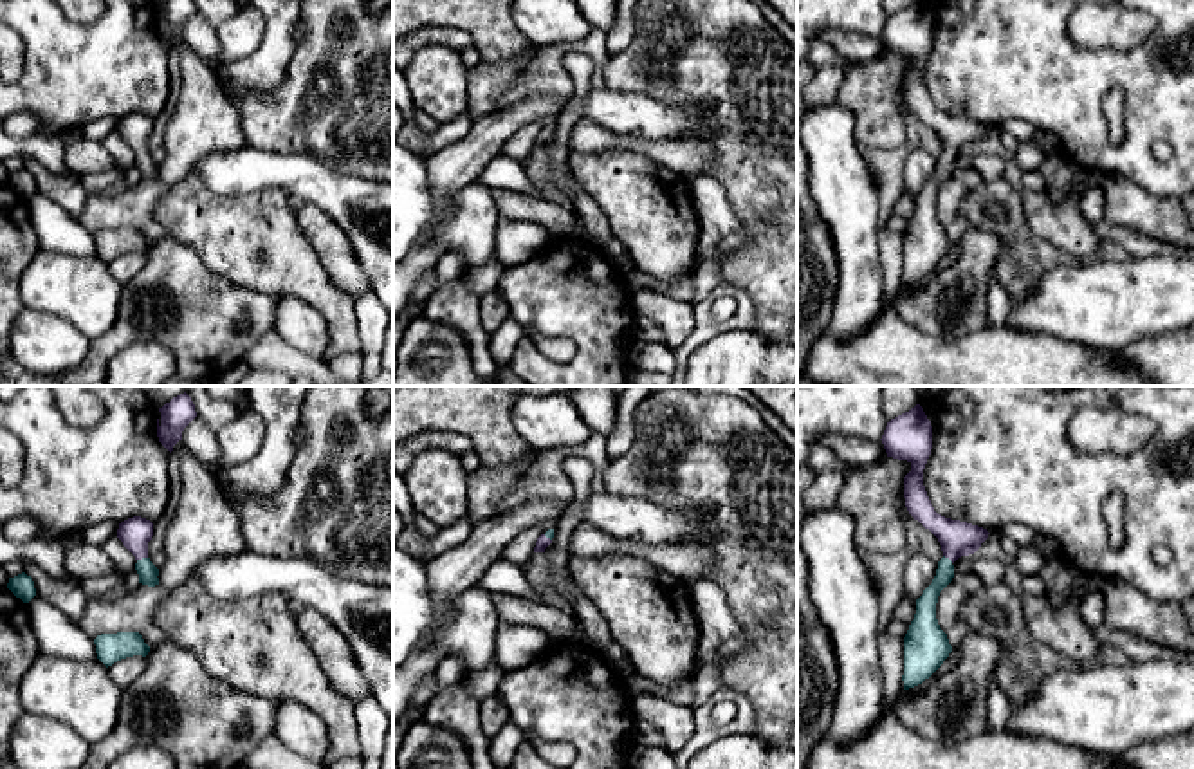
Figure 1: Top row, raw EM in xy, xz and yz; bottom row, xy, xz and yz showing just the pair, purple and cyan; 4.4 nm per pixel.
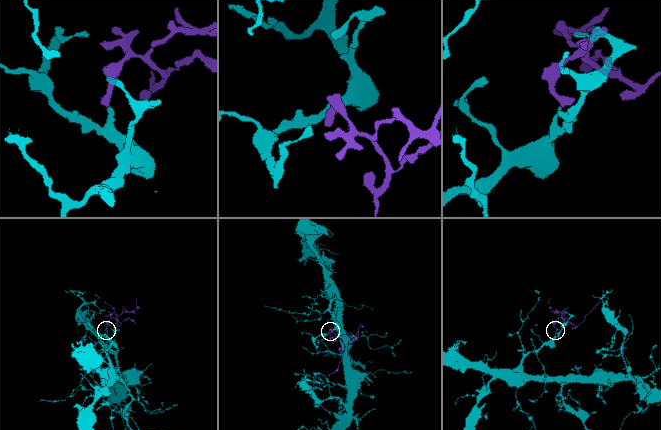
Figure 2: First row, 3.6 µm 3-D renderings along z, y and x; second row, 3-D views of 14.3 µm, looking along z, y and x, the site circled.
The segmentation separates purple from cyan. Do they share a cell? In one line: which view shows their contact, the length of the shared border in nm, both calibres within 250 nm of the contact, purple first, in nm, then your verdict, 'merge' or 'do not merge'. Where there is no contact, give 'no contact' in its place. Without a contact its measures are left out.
contact in xy; length 50 nm; calibres 140 and 90 nm; merge

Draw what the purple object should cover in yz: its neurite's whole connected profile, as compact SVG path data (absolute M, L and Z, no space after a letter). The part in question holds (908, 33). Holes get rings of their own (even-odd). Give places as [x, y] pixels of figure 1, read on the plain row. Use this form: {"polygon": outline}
{"polygon": "M920 0L891 14L880 36L887 52L911 60L911 67L904 72L905 103L938 134L943 146L932 179L916 195L916 209L904 233L902 276L904 285L909 285L929 274L952 247L936 215L938 191L954 173L952 159L974 150L990 128L934 107L923 81L923 65L932 45L932 22Z"}

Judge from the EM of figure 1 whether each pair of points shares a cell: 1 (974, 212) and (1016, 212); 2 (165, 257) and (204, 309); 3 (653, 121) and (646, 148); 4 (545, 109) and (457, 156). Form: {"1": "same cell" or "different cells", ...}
{"1": "same cell", "2": "same cell", "3": "different cells", "4": "same cell"}

